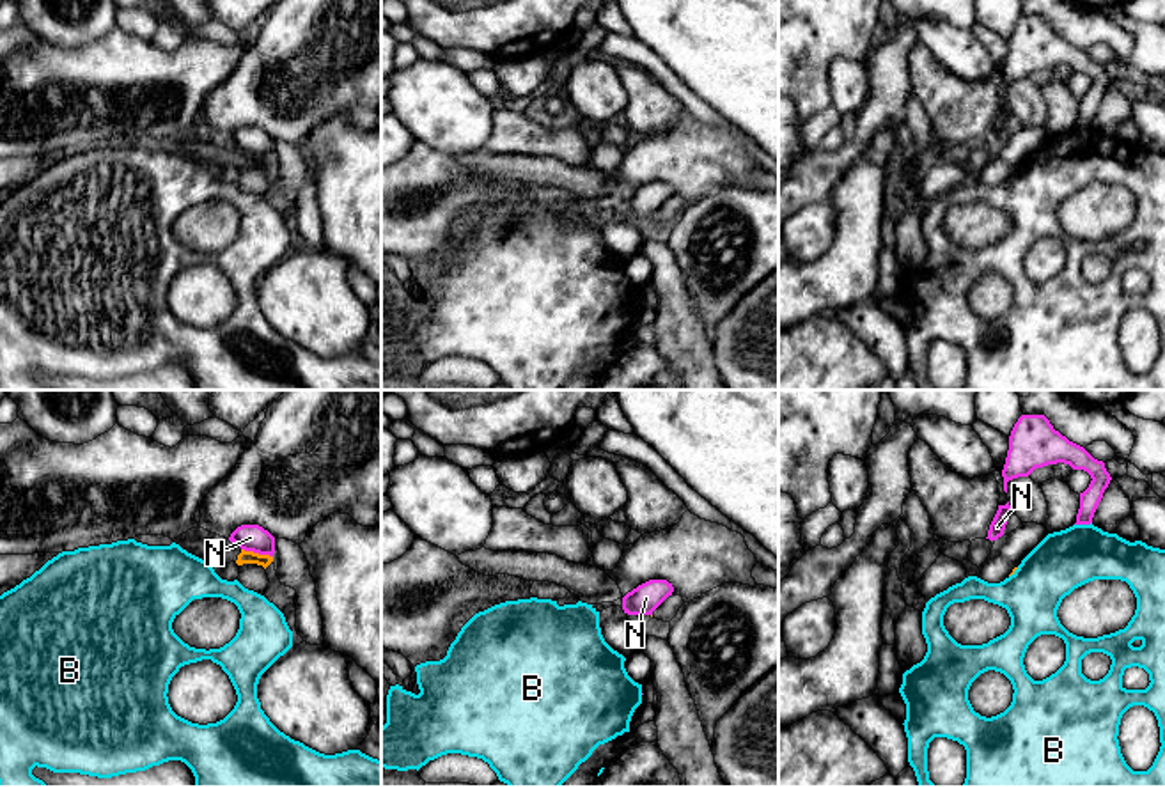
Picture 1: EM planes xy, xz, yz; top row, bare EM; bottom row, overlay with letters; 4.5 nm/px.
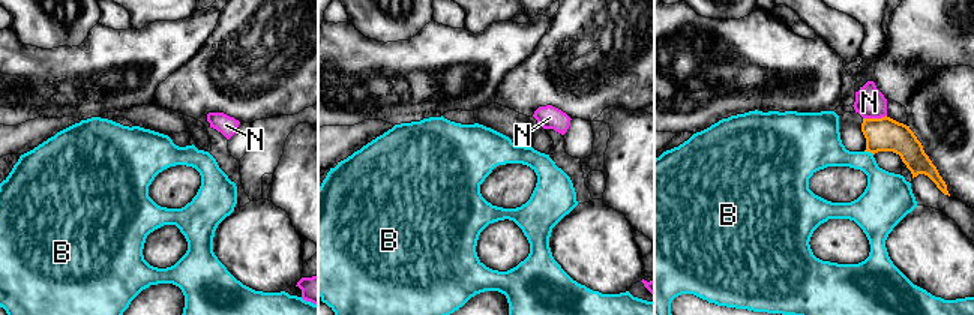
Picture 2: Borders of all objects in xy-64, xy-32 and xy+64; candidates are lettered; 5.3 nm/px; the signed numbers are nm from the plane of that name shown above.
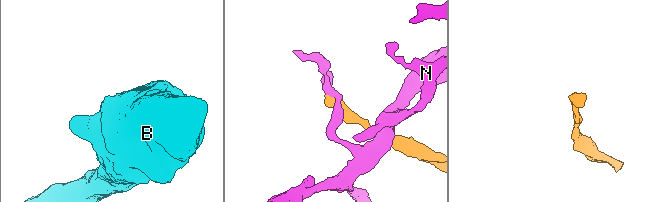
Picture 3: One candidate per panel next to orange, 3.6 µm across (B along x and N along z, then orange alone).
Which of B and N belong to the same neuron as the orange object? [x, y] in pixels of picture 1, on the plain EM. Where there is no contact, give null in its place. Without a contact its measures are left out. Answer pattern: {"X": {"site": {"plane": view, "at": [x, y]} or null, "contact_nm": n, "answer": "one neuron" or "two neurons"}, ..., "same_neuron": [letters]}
{"B": {"site": {"plane": "yz", "at": [1013, 176]}, "contact_nm": 60, "answer": "two neurons"}, "N": {"site": {"plane": "xy", "at": [258, 156]}, "contact_nm": 150, "answer": "two neurons"}, "same_neuron": []}

